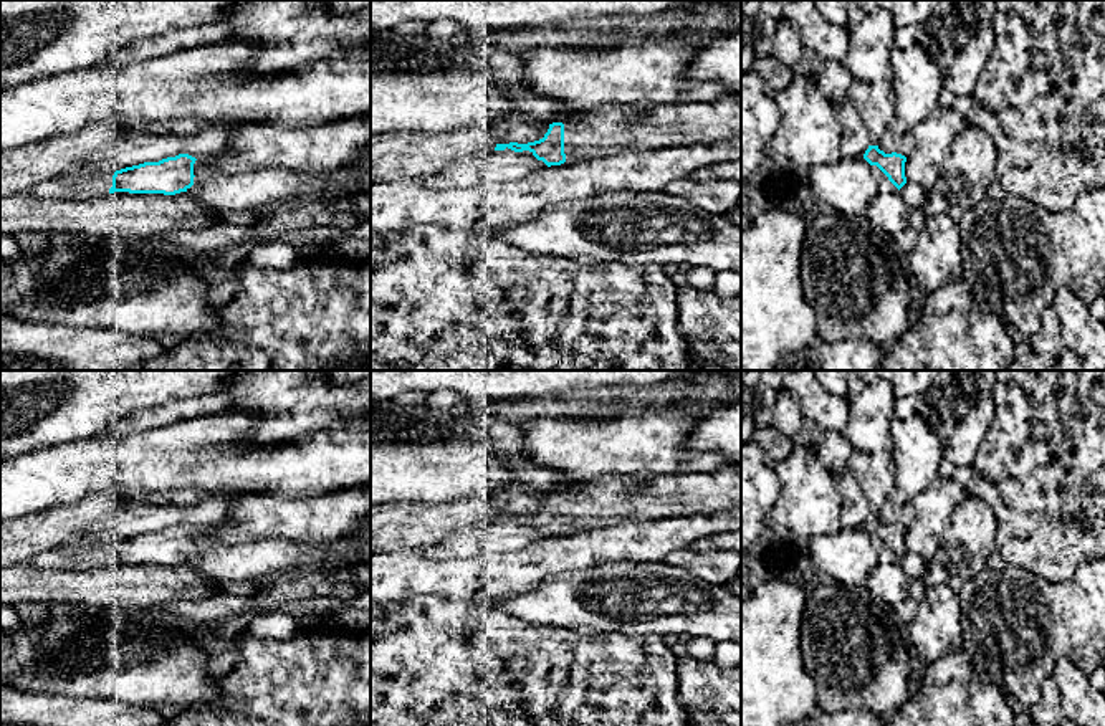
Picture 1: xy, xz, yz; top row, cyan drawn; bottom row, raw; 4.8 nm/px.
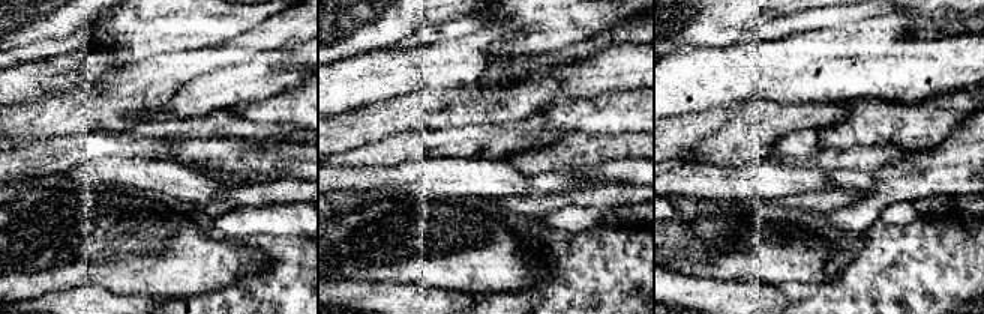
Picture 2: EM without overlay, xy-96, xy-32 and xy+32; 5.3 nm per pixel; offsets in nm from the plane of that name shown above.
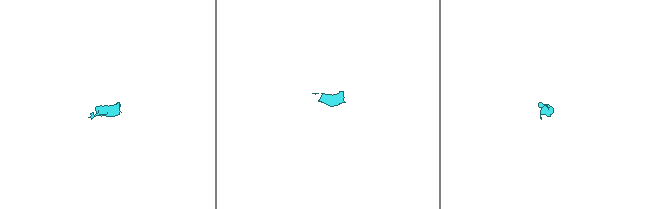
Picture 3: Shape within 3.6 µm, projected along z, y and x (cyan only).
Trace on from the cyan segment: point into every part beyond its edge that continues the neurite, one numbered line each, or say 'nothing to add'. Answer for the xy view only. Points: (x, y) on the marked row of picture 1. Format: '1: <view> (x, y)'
1: xy (200, 177)
2: xy (85, 187)

